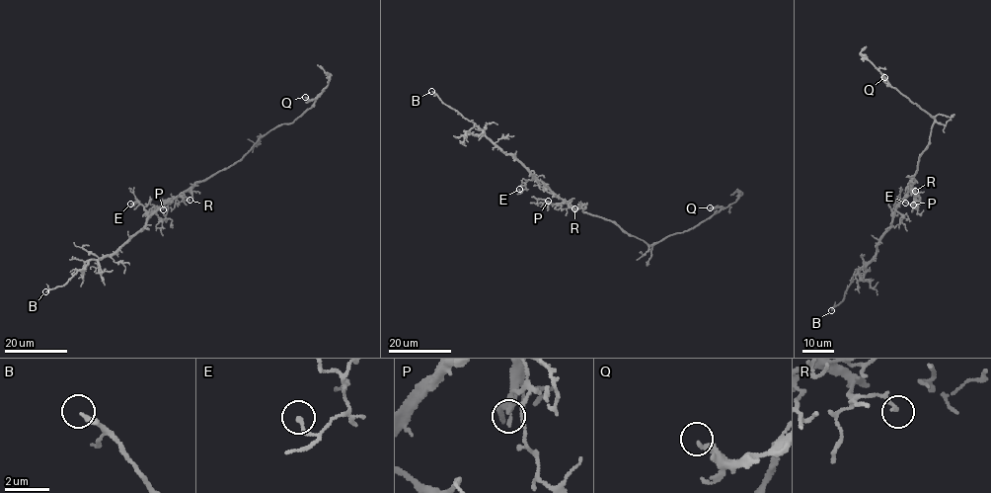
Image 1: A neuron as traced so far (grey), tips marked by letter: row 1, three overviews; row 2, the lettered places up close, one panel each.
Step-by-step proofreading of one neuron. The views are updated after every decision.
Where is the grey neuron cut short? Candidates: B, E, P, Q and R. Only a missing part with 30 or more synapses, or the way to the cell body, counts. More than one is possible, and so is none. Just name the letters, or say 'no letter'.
B

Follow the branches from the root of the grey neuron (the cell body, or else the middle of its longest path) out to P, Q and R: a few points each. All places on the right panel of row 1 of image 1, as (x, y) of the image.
P: (915, 173), (910, 176), (915, 181), (910, 189), (915, 197), (913, 205)
Q: (915, 173), (918, 160), (929, 143), (934, 119), (883, 77), (883, 80), (884, 77)
R: (915, 173), (910, 176), (915, 180), (912, 186), (915, 191)

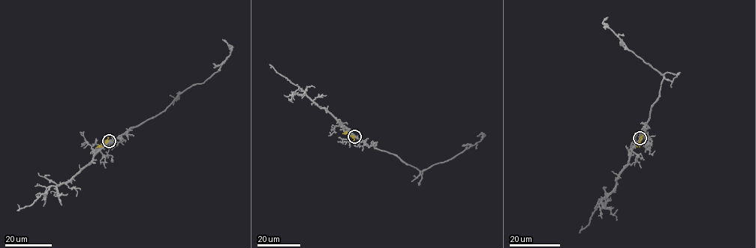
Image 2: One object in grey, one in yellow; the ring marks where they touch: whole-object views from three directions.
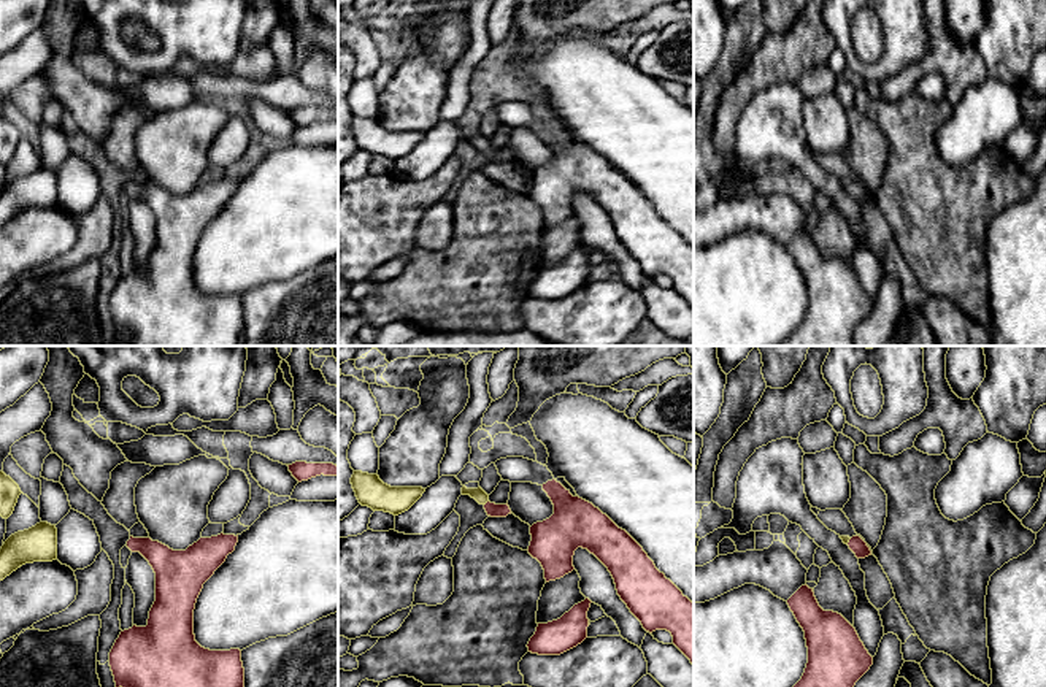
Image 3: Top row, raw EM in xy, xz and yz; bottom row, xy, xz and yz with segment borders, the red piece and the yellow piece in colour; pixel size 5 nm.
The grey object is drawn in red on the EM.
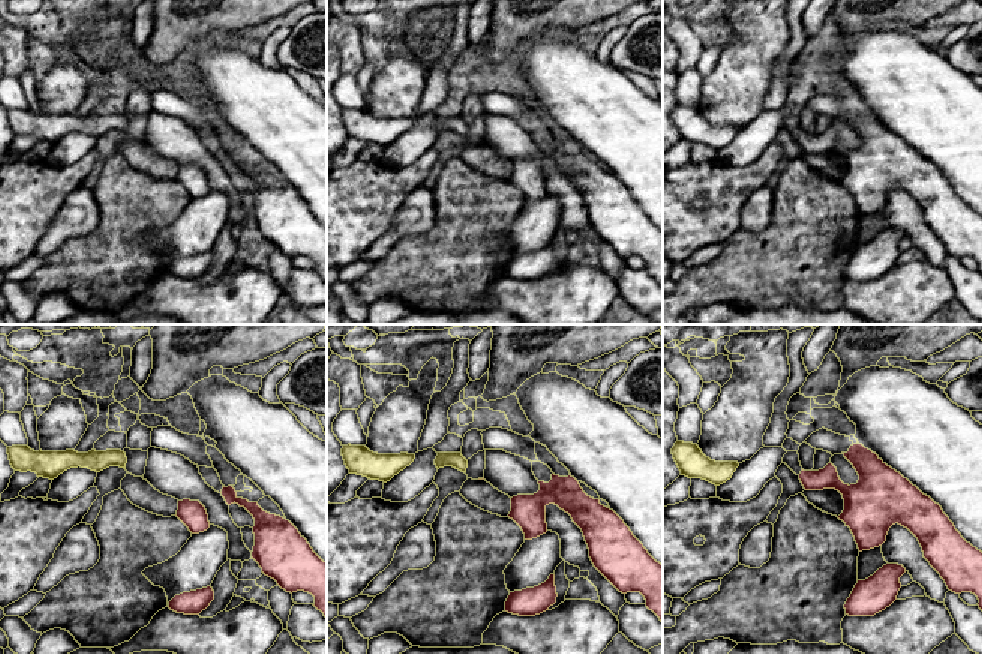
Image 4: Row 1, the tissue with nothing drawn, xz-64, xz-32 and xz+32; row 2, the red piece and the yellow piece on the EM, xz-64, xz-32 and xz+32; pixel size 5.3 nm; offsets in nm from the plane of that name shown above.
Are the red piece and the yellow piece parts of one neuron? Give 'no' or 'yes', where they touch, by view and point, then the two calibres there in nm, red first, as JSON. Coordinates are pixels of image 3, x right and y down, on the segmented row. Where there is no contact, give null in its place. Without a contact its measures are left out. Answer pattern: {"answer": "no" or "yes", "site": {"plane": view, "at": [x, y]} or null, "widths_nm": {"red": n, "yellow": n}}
{"answer": "yes", "site": {"plane": "xz", "at": [486, 503]}, "widths_nm": {"red": 70, "yellow": 70}}

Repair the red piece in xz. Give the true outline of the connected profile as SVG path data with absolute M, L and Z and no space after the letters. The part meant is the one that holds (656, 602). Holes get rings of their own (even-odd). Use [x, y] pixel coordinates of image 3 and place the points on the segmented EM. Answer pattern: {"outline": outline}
{"outline": "M556 479L543 484L543 490L554 505L554 514L530 527L532 541L527 551L541 563L546 582L571 573L575 570L575 551L578 547L587 549L608 568L614 579L617 595L641 622L643 628L649 633L656 630L670 631L673 644L694 665L694 603L656 568L643 547L625 530L619 528L592 503L573 497Z"}

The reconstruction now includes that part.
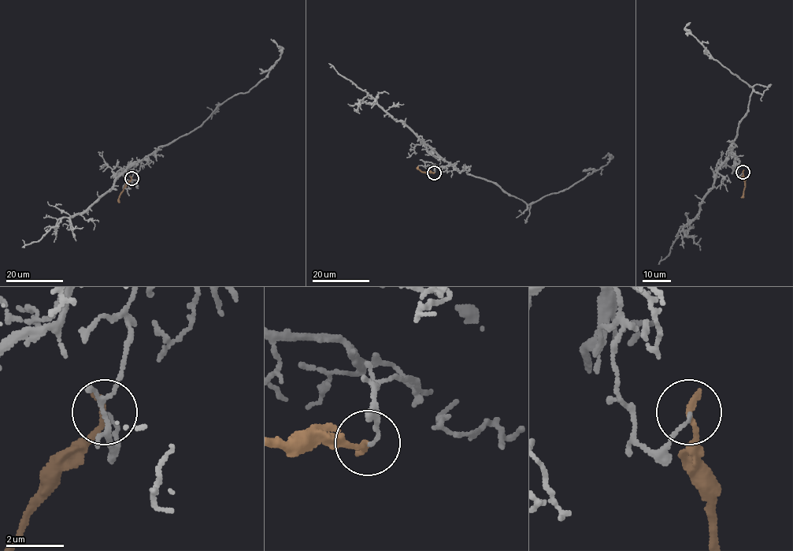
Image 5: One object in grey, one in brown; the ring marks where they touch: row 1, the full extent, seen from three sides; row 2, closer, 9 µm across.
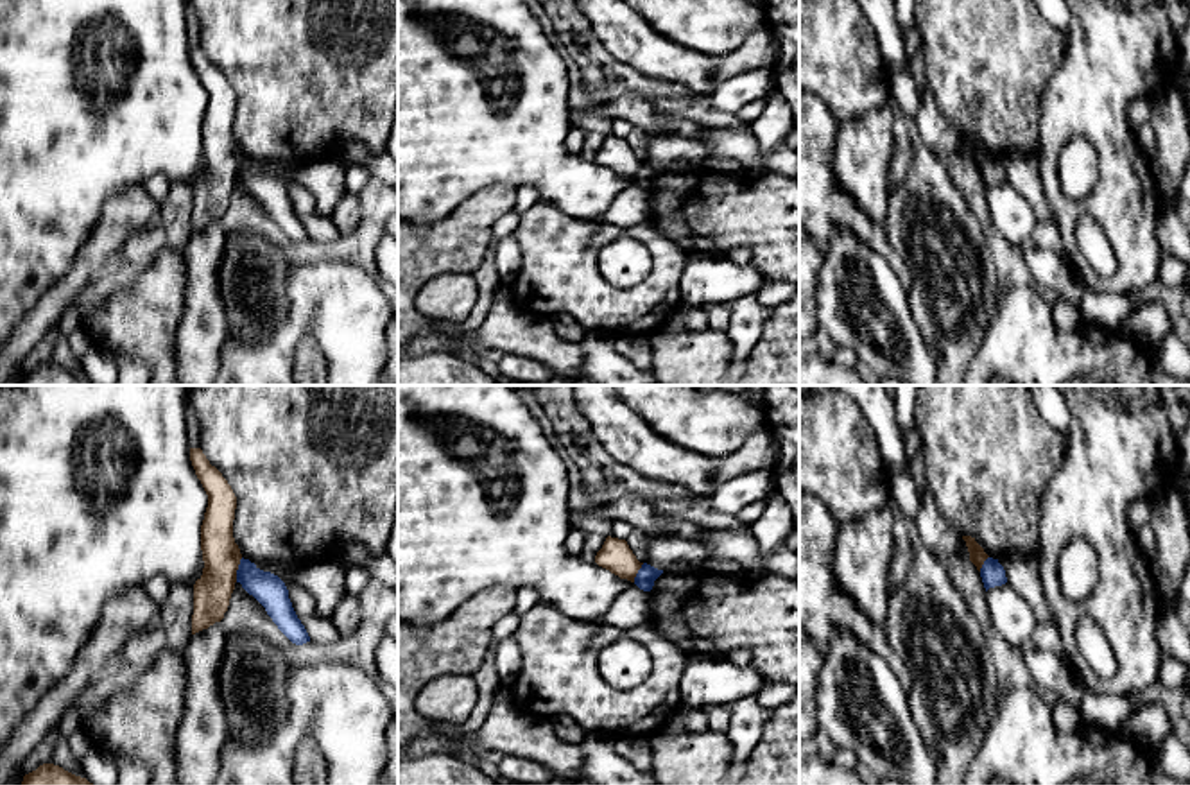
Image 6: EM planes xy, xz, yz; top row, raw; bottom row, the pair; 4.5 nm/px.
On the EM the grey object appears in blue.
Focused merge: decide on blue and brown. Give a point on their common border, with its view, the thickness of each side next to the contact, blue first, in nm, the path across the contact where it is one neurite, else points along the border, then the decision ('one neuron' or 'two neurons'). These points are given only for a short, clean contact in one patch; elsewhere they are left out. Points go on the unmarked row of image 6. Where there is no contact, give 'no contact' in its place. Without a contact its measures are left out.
contact xy (237, 169); calibres 150 and 170 nm; border xy (242, 156), (235, 180); two neurons

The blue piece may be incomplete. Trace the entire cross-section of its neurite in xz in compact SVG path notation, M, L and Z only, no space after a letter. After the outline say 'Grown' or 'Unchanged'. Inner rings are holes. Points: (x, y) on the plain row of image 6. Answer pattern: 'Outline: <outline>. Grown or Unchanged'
Outline: M647 161L642 163L642 167L638 168L636 176L634 176L634 183L643 188L643 190L651 190L654 185L654 179L663 172L663 168L658 168Z. Unchanged

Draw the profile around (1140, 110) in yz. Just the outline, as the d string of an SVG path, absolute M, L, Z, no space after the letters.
M1147 97L1134 100L1129 108L1129 124L1136 131L1142 124L1151 120L1151 102Z

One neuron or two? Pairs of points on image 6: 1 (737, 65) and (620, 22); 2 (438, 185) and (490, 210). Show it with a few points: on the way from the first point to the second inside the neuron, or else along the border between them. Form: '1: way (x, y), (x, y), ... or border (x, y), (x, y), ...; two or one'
1: way (708, 63), (674, 63), (658, 58), (649, 49); one
2: border (508, 187), (488, 185), (441, 219), (431, 221); two

